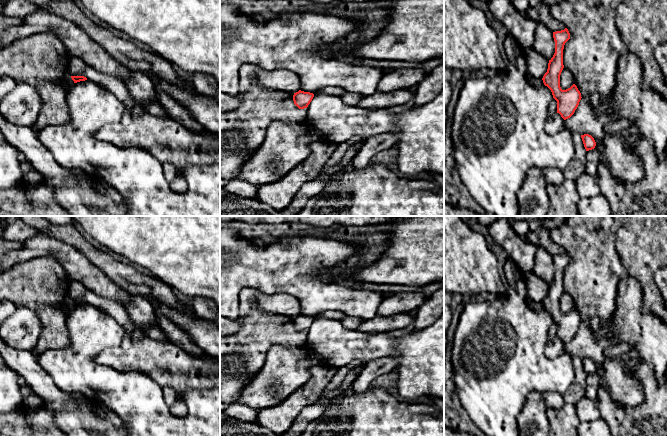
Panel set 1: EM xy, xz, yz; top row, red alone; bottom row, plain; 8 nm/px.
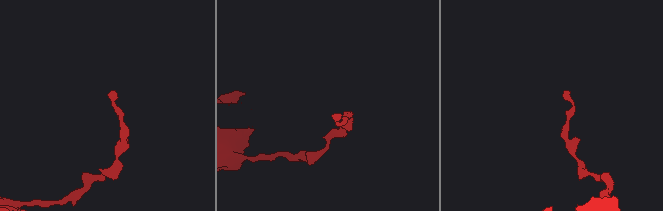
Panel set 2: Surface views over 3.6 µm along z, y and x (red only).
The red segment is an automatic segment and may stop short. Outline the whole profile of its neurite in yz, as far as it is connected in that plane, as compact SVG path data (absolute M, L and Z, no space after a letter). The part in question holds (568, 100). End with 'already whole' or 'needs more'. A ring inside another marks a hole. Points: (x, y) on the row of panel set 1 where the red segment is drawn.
M565 28L564 30L553 32L553 38L555 41L555 53L549 60L547 72L542 80L557 101L557 113L566 120L574 114L582 97L575 84L566 90L562 90L560 87L560 75L564 68L563 49L565 43L570 39L568 29Z; already whole

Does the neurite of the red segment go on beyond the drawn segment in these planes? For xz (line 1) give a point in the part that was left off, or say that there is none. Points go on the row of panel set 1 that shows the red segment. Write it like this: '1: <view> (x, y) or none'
1: none

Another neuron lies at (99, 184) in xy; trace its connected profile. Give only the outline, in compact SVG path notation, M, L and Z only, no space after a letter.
M100 177L96 180L92 180L92 184L96 190L100 192L108 191L113 199L120 199L120 194L116 190L112 189L111 186L103 180L103 178Z

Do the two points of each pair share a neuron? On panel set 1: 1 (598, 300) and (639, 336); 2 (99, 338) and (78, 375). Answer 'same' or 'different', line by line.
1: different
2: same

